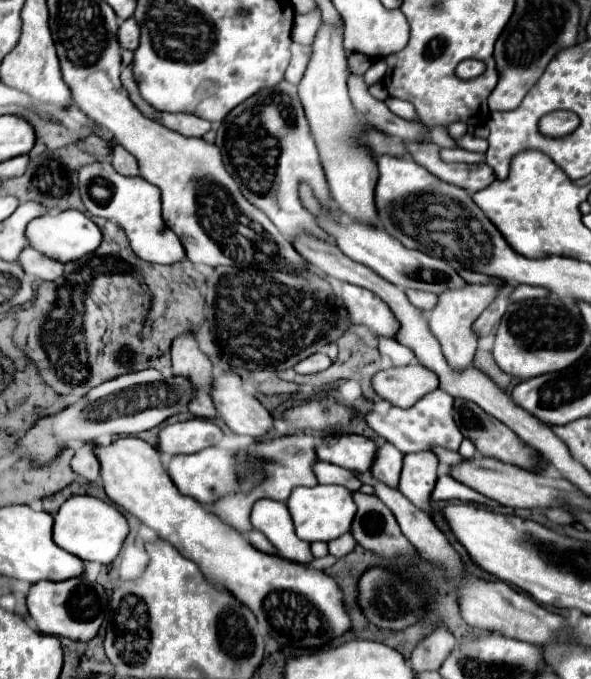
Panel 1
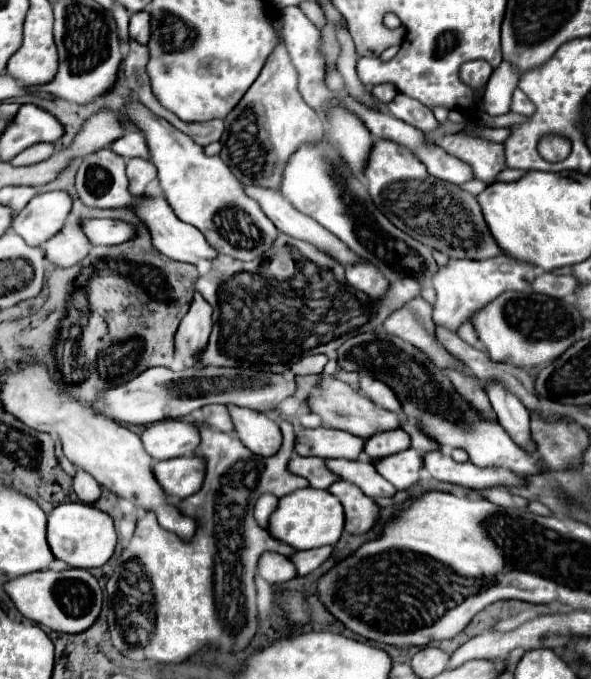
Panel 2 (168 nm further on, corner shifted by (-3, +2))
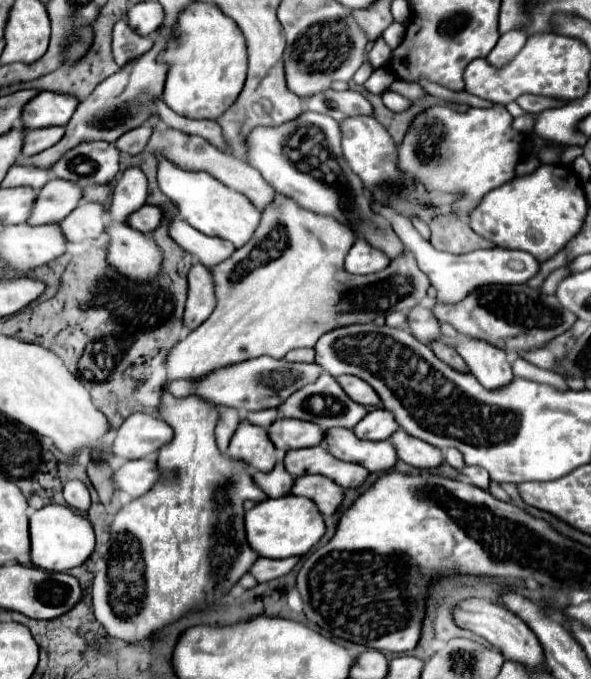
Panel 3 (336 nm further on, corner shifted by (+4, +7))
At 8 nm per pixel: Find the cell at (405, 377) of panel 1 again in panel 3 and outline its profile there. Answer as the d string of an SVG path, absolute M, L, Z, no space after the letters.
M339 376L337 382L343 386L343 390L355 402L359 402L363 406L377 406L379 404L379 396L375 394L375 390L371 390L371 386L367 382L363 382L361 378L355 378L355 376Z

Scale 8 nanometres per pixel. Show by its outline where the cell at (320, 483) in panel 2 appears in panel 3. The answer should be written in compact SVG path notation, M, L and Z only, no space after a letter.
M279 460L275 464L275 468L267 474L259 472L259 470L253 470L253 480L263 488L263 492L269 496L269 498L279 498L279 496L285 496L291 492L291 486L295 484L295 478L291 474L287 474L283 462Z

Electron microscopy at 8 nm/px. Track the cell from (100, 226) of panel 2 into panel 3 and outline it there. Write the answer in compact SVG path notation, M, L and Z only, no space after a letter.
M143 206L139 210L135 210L135 214L131 214L131 218L127 218L127 224L143 234L151 234L161 222L161 208L157 206Z

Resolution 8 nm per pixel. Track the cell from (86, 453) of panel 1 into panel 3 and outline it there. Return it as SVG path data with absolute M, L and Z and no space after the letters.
M69 480L63 484L63 496L67 500L67 506L71 506L77 512L87 512L91 506L91 496L87 486L81 480Z

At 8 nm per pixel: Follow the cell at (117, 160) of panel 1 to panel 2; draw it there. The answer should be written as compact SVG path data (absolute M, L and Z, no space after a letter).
M130 159L128 165L126 165L126 173L128 173L128 179L130 179L130 193L134 197L140 197L146 193L146 185L156 179L156 167L146 161L146 159Z

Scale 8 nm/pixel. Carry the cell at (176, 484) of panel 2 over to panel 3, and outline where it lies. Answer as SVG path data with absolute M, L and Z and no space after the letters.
M141 458L141 460L127 460L115 474L115 486L123 492L131 494L133 498L143 496L147 490L151 490L151 484L159 482L163 474L159 474L159 466L153 458Z

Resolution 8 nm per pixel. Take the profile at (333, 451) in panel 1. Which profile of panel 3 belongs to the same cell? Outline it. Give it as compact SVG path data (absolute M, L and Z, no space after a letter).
M275 420L269 426L269 438L275 446L281 446L279 450L297 450L295 444L309 444L309 446L319 446L323 442L325 430L315 426L313 422L303 422L303 420Z

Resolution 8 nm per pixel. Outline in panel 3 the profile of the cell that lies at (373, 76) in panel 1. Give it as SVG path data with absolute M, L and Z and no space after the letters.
M393 22L393 24L383 32L383 38L385 38L387 46L389 46L389 48L397 48L399 42L401 42L403 32L405 32L405 28L403 28L401 24L395 24L395 22Z

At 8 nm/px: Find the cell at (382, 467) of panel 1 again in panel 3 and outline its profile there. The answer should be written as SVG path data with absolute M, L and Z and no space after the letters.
M373 410L353 428L353 432L363 440L389 440L399 428L401 426L395 422L389 410Z

